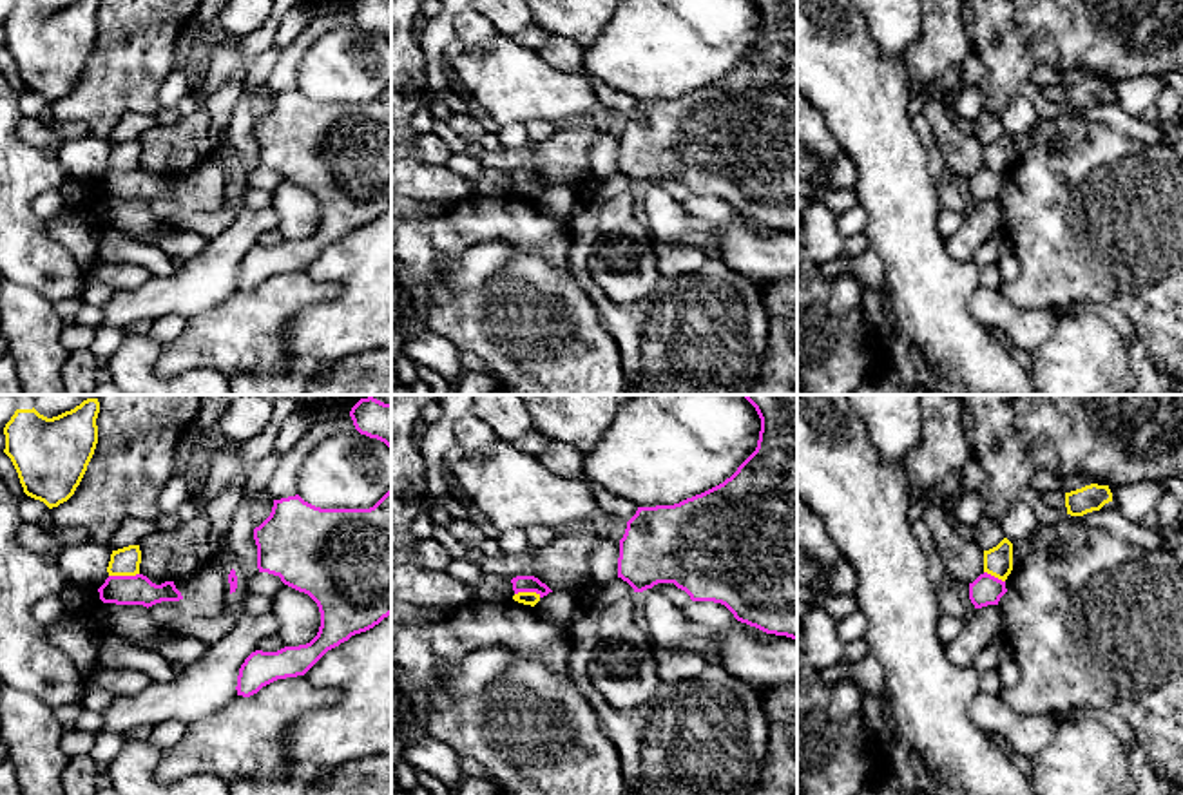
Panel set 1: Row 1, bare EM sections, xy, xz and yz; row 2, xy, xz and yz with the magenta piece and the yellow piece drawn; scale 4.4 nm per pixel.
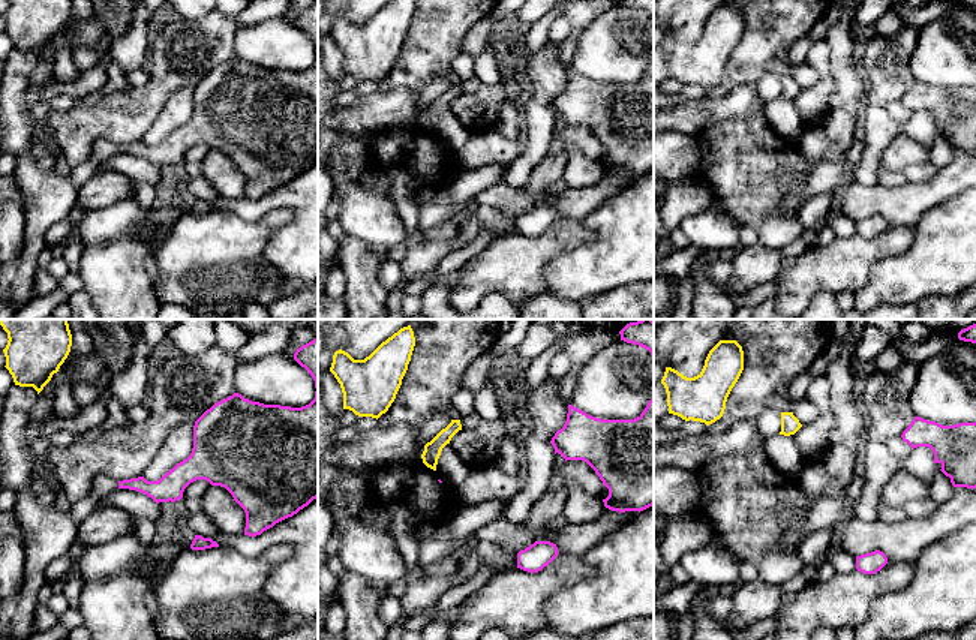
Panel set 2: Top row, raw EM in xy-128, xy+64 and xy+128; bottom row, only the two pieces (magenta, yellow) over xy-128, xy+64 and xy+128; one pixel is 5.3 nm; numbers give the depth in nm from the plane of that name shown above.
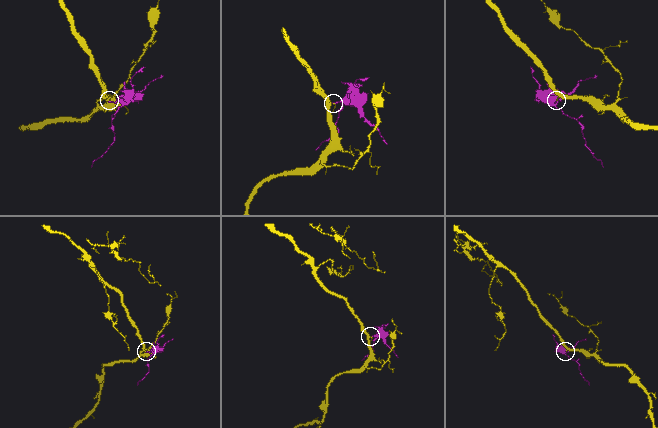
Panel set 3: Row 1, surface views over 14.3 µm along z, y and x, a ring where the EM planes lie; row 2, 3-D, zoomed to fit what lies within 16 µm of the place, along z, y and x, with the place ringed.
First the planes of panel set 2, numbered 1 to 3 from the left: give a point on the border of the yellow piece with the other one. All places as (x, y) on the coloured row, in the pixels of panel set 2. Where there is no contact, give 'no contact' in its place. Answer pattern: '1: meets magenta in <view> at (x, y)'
1: no contact
2: no contact
3: no contact

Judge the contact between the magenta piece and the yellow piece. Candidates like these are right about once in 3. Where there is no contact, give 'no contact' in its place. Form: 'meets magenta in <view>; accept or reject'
meets magenta in xy; reject

